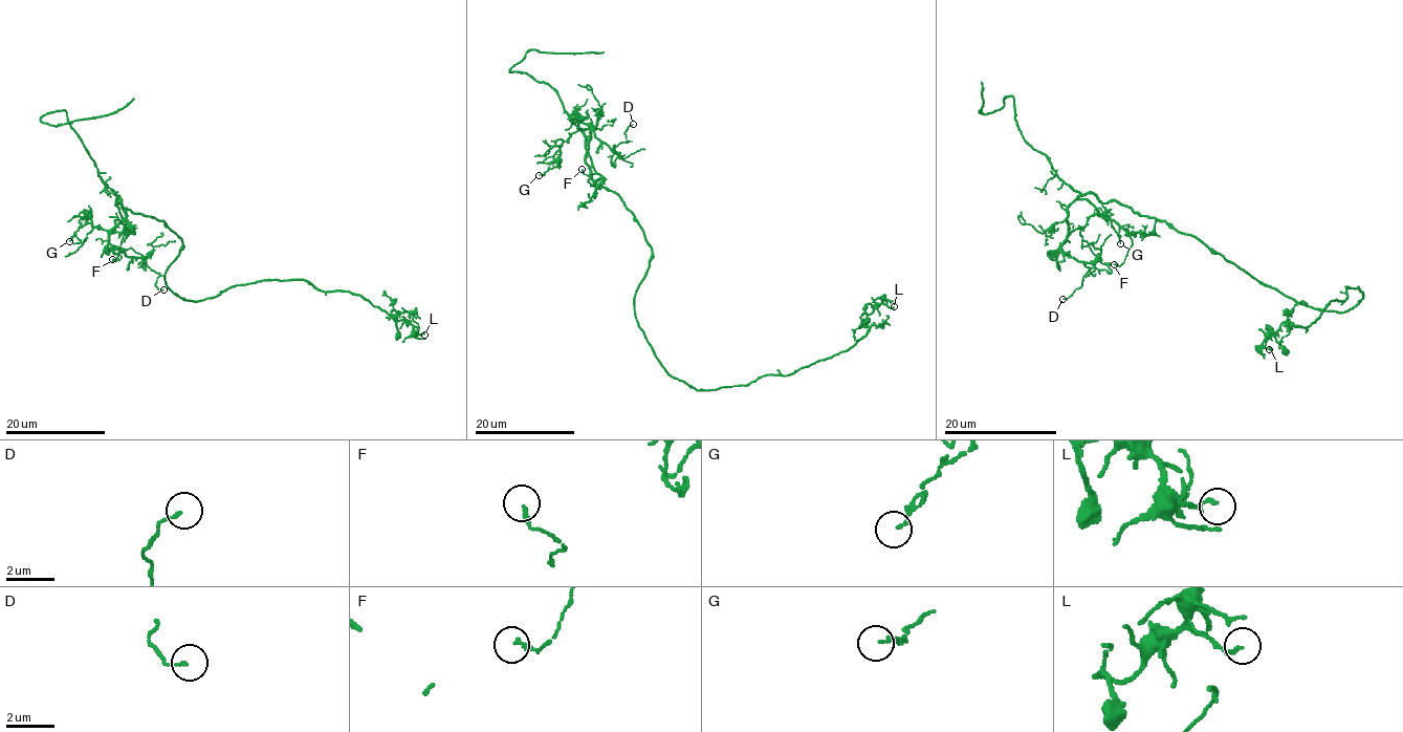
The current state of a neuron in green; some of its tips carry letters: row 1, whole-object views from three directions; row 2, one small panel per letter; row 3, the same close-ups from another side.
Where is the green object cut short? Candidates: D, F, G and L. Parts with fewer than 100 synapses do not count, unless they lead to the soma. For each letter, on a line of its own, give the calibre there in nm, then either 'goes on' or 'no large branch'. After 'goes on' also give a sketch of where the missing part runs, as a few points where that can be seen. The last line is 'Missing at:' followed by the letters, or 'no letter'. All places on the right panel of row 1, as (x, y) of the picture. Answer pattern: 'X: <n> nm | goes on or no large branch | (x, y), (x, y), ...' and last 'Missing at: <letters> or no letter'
D: 100 nm | no large branch
F: 140 nm | no large branch
G: 120 nm | no large branch
L: 140 nm | no large branch
Missing at: no letter

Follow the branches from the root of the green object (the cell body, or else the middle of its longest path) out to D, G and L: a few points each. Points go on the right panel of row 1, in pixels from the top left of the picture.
D: (1226, 260), (1164, 221), (1083, 193), (1067, 209), (1069, 235), (1061, 250), (1094, 266), (1082, 284), (1062, 299)
G: (1226, 260), (1164, 221), (1092, 193), (1067, 209), (1069, 231), (1103, 214), (1120, 243)
L: (1226, 260), (1318, 309), (1343, 313), (1363, 295), (1346, 287), (1308, 326), (1284, 322), (1265, 339), (1269, 349)

